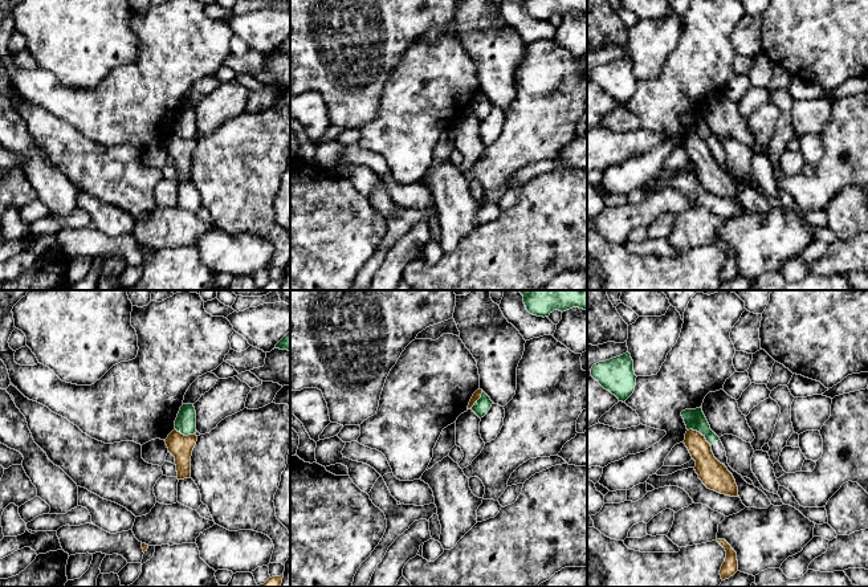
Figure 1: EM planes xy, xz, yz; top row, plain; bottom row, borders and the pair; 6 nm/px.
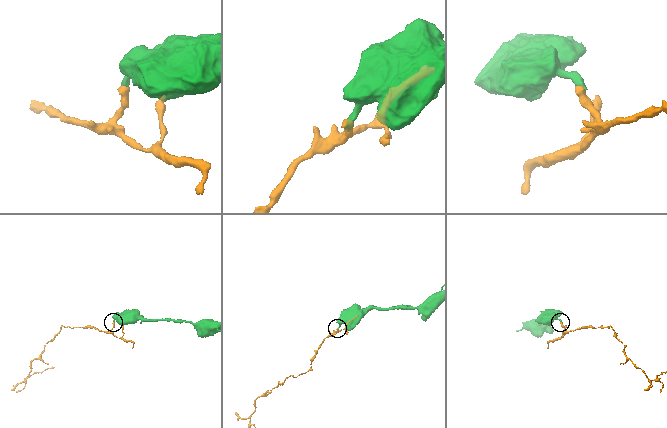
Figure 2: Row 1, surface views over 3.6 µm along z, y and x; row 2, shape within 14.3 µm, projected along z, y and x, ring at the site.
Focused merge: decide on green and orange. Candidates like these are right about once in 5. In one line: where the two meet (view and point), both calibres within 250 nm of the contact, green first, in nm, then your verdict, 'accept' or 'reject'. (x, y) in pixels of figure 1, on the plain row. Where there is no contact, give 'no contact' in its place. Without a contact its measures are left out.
meets green in yz at (700, 135); 130 nm thick on the green side, 160 nm on the other; reject

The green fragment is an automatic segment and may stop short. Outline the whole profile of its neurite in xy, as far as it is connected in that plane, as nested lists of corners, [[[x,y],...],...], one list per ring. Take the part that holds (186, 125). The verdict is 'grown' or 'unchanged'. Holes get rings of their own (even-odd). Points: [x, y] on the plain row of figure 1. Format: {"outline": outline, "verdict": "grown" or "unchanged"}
{"outline": [[[183,107],[175,123],[175,133],[184,139],[196,136],[196,114],[193,107]]], "verdict": "unchanged"}

